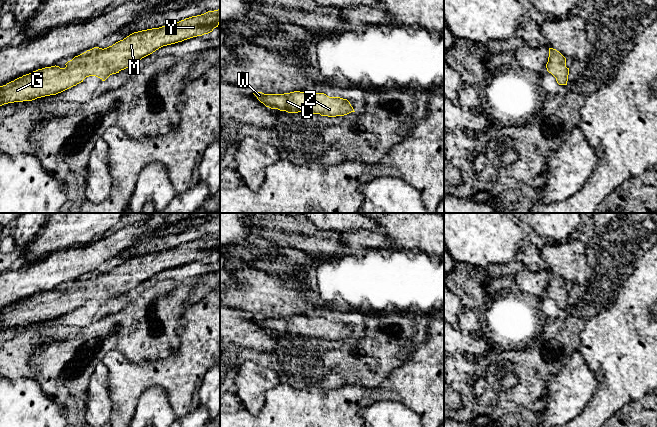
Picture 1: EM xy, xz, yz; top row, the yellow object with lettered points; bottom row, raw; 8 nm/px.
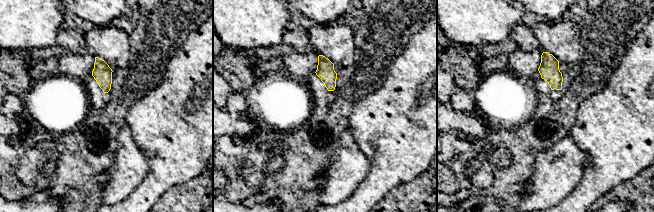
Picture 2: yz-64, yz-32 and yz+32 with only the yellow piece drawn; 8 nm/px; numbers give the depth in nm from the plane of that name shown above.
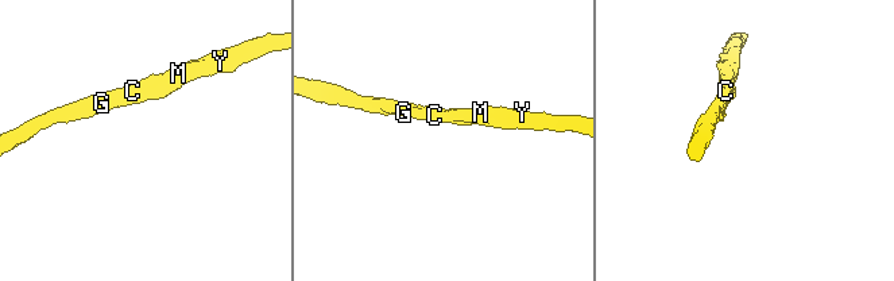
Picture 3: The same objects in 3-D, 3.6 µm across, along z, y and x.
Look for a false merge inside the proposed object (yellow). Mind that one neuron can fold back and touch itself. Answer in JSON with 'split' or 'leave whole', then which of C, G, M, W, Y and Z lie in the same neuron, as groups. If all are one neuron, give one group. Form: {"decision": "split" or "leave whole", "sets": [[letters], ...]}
{"decision": "leave whole", "sets": [["C", "G", "M", "W", "Y", "Z"]]}

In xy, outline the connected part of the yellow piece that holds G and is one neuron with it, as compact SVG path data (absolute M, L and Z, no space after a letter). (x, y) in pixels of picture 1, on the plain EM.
M220 233L192 240L168 250L134 256L123 264L104 273L94 271L68 285L65 288L65 292L60 292L56 289L45 291L23 299L6 309L0 310L0 330L8 327L32 325L37 322L56 319L83 306L83 304L89 300L96 300L102 305L105 305L110 299L131 291L159 272L208 258L212 256L214 252L218 251L219 247Z

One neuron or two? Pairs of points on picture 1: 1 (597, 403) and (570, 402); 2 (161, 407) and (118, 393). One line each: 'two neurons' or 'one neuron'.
1: two neurons
2: two neurons

